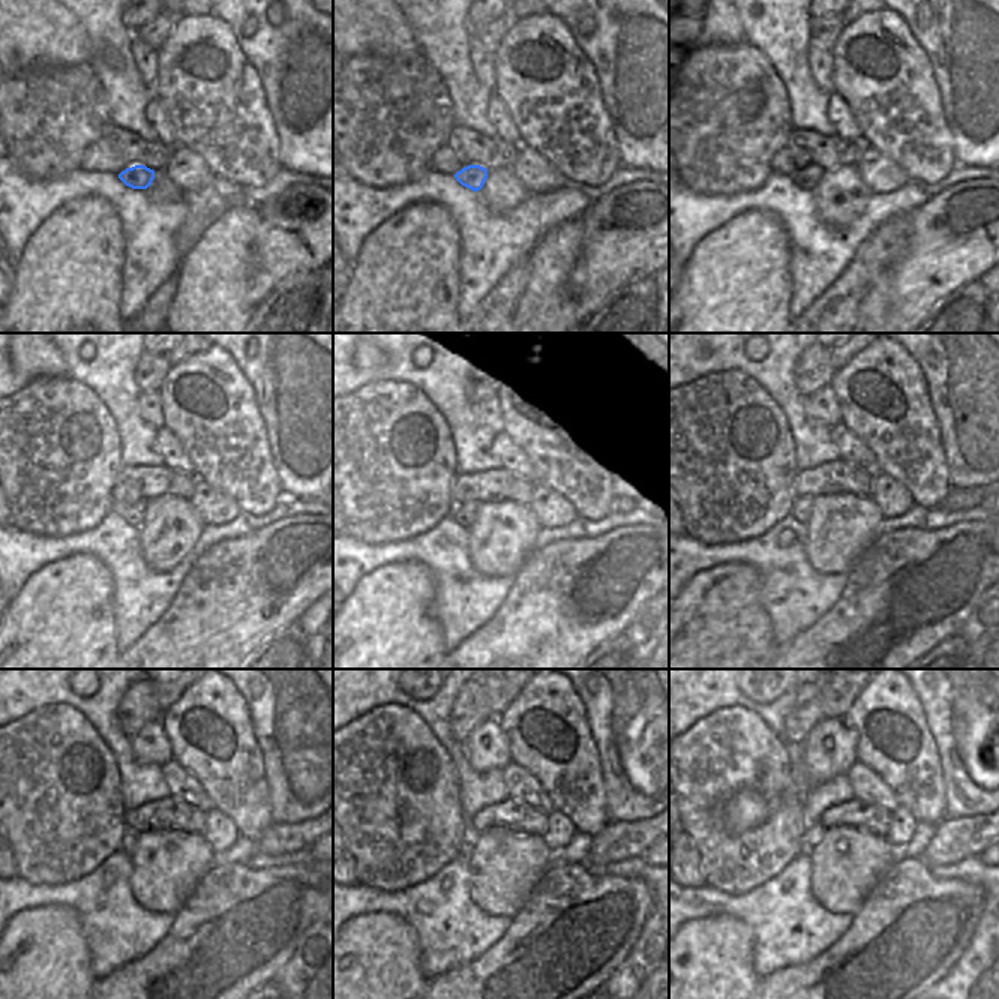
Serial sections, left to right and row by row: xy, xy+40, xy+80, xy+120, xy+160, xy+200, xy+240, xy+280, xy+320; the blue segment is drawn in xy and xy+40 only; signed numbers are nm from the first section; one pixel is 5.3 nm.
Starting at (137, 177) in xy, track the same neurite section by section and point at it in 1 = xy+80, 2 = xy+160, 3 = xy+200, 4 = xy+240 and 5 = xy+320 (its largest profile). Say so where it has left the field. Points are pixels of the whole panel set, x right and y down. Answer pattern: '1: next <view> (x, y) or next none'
1: next xy+80 (807, 177)
2: next xy+160 (464, 513)
3: next xy+200 (801, 509)
4: next xy+240 (129, 839)
5: next xy+320 (807, 842)

